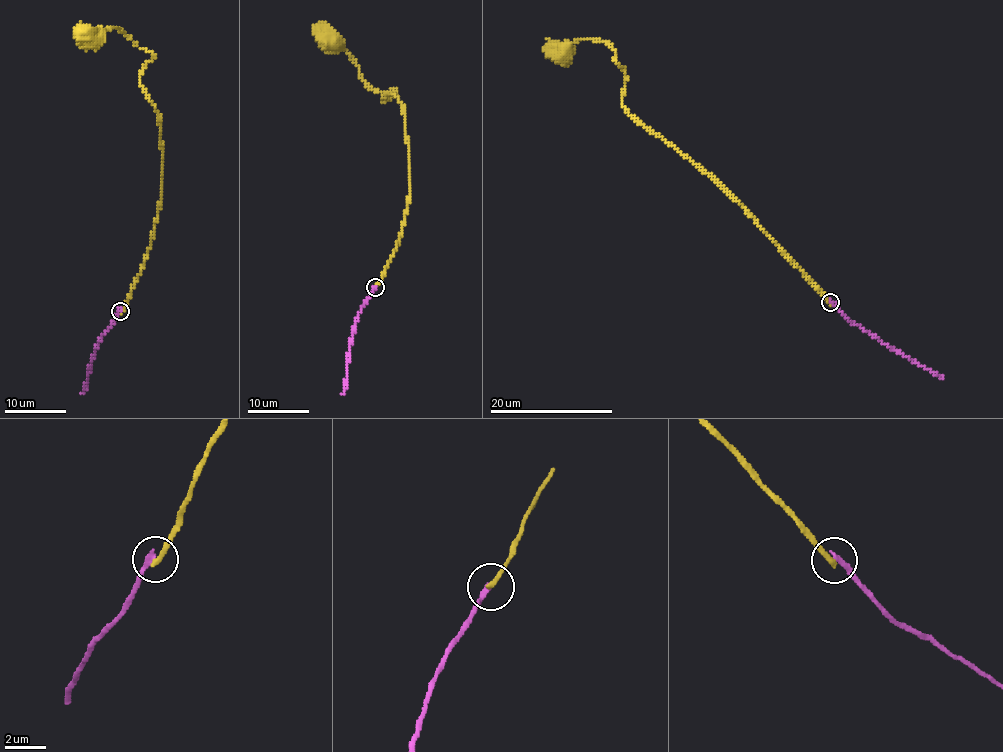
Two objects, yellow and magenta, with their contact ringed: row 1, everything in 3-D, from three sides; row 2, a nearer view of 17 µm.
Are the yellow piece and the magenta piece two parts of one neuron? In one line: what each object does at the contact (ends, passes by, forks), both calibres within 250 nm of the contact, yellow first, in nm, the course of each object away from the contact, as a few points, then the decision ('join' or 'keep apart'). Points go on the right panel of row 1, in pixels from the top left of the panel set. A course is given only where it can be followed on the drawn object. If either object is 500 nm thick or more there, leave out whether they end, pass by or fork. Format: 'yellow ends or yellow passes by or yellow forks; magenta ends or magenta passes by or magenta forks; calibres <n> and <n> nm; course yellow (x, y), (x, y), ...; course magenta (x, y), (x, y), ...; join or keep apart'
yellow ends; magenta ends; calibres 280 and 240 nm; course yellow (831, 303), (732, 197), (647, 131), (622, 104), (625, 74), (614, 50), (586, 39), (559, 52); course magenta (831, 303), (849, 321), (944, 379); keep apart

